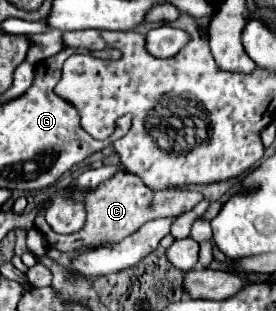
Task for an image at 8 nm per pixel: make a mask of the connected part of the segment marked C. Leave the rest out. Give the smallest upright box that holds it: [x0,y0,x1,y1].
[36,172,204,252]

